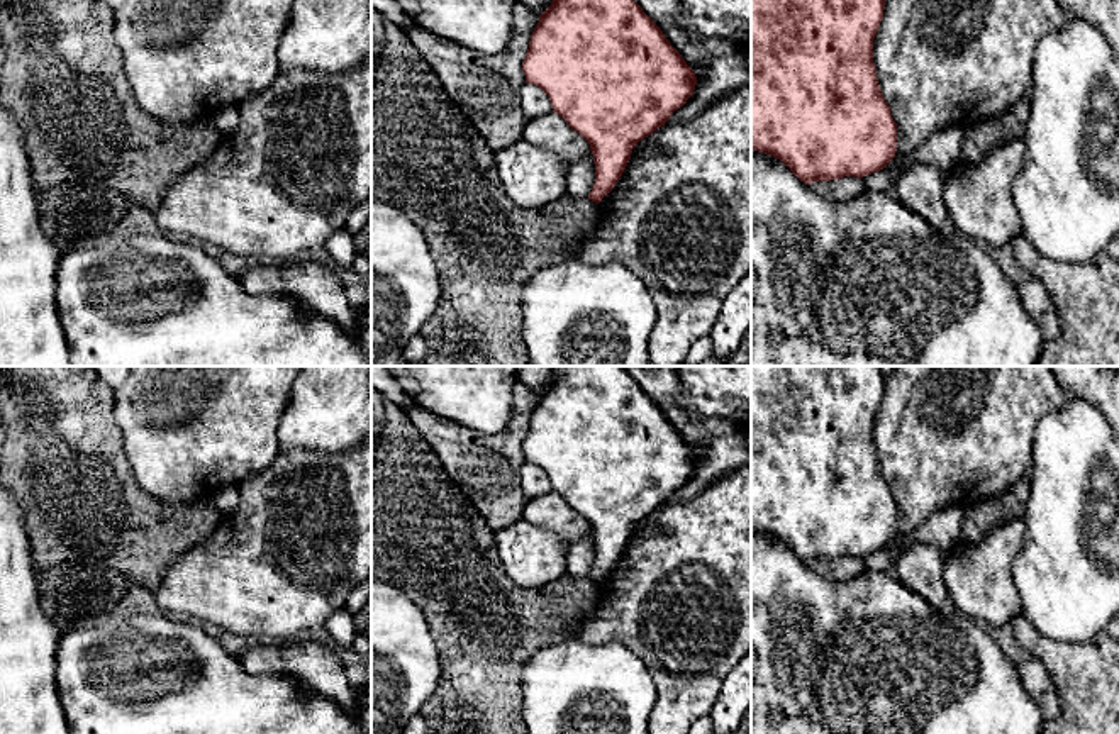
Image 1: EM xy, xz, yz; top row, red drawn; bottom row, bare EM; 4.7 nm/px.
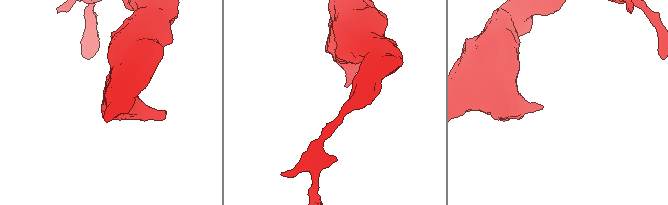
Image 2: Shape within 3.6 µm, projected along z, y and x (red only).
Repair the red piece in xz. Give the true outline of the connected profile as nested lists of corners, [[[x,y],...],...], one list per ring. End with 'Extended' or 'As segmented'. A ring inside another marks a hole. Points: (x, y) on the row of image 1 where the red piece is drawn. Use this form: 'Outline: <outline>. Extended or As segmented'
Outline: [[[553,0],[531,34],[522,71],[590,144],[595,183],[588,200],[595,203],[621,180],[636,144],[665,125],[697,85],[693,70],[634,0]]]. As segmented

